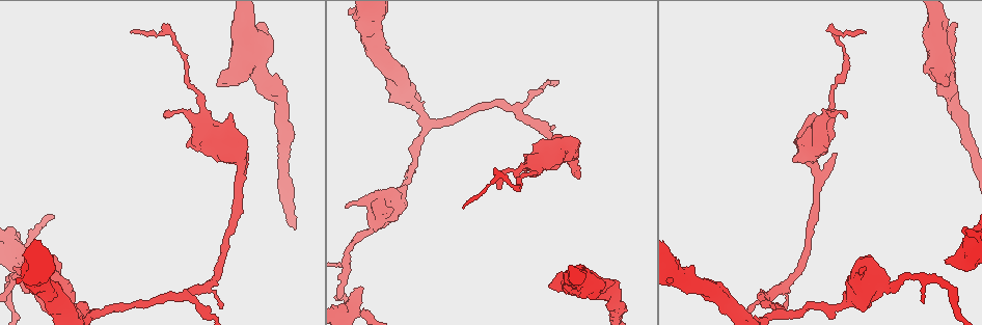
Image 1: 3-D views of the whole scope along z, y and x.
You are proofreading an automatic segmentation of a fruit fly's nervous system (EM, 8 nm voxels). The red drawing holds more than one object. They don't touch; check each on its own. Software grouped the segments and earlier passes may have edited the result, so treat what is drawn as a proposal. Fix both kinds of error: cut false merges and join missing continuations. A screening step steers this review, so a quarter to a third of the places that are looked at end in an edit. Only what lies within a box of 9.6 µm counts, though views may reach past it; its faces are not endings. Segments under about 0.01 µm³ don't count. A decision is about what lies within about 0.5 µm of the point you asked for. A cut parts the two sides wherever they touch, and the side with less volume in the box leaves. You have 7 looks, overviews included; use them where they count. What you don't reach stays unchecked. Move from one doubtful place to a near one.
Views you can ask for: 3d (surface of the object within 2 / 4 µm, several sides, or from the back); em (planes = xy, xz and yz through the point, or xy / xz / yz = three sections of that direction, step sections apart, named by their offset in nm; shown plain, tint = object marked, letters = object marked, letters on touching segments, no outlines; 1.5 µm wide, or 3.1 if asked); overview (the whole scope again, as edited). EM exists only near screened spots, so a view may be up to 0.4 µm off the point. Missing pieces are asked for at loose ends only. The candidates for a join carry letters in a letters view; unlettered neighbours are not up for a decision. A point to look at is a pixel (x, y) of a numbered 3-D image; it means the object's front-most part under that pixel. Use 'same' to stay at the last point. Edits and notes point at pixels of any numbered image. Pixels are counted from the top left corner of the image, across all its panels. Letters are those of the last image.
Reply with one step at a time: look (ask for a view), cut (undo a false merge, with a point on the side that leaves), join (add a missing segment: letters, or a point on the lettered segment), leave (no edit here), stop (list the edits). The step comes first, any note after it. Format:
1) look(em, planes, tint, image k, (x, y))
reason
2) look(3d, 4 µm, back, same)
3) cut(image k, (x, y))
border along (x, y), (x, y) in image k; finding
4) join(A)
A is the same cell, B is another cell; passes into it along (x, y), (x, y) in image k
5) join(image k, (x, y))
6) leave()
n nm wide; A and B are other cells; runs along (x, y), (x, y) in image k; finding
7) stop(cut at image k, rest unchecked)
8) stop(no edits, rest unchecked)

look(3d, 2 µm, image 1, (837, 32))
abrupt turn

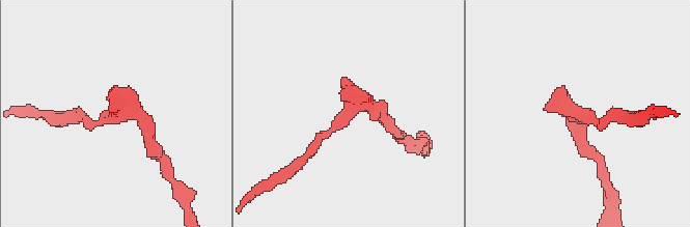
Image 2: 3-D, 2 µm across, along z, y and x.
look(em, planes, tint, image 2, (133, 115))
shape alone is not enough

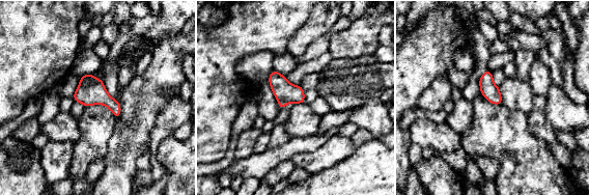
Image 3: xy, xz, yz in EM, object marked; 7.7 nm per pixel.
look(em, planes, letters, same)
see the neighbours

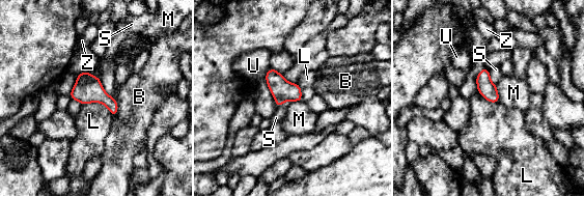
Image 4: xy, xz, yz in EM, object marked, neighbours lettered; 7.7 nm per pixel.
leave()
140 nm wide; B, L, M, S, U and Z are other cells; border along (82, 104), (102, 103), (112, 117) in image 4; one neuron here

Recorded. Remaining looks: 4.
look(em, xz, step 8, tint, image 1, (834, 153))
free end

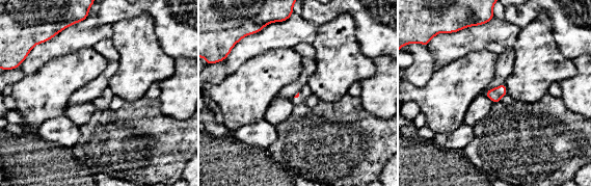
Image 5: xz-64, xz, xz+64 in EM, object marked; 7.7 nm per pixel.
look(em, planes, letters, same)

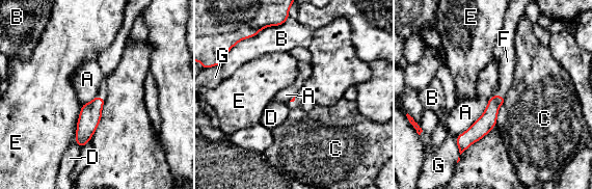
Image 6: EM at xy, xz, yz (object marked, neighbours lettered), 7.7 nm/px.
join(F)
F is the same cell, A, B, C, D, E and G are other cells; passes into it along (487, 120), (499, 96), (507, 64) in image 6; the neuron continues

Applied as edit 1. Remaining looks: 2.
stop(join at image 6, rest unchecked)

